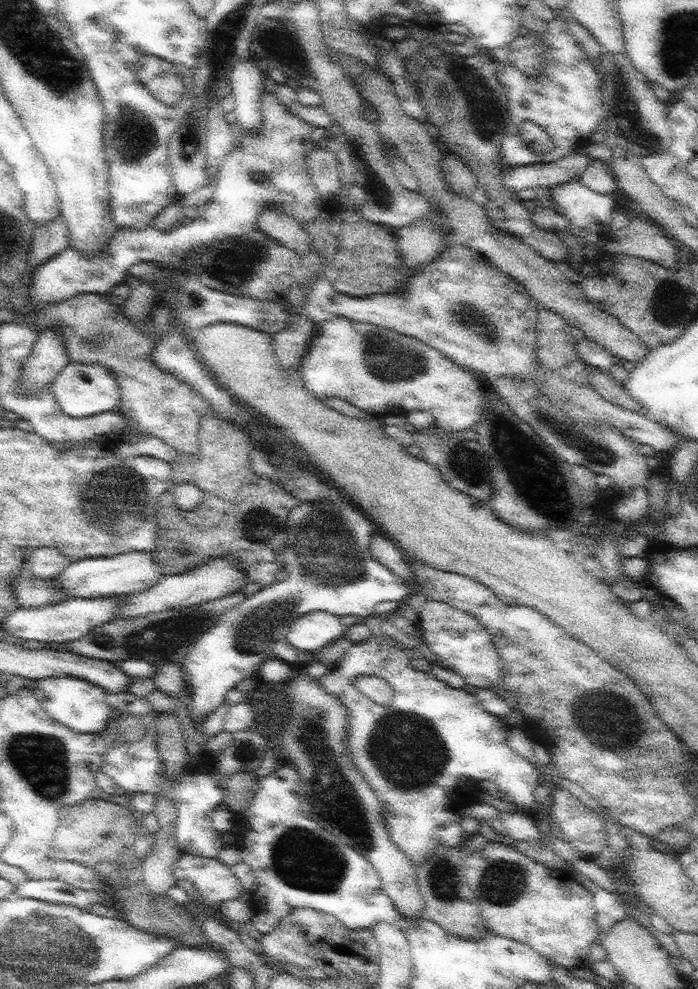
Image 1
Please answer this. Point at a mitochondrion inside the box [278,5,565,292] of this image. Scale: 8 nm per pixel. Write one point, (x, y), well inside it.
(310, 74)

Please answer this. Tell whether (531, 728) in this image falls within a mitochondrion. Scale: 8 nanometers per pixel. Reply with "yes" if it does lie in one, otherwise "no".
no

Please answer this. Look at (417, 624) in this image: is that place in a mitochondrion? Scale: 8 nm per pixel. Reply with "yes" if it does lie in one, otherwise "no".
no

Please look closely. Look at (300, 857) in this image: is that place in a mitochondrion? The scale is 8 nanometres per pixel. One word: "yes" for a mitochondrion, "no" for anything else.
yes

